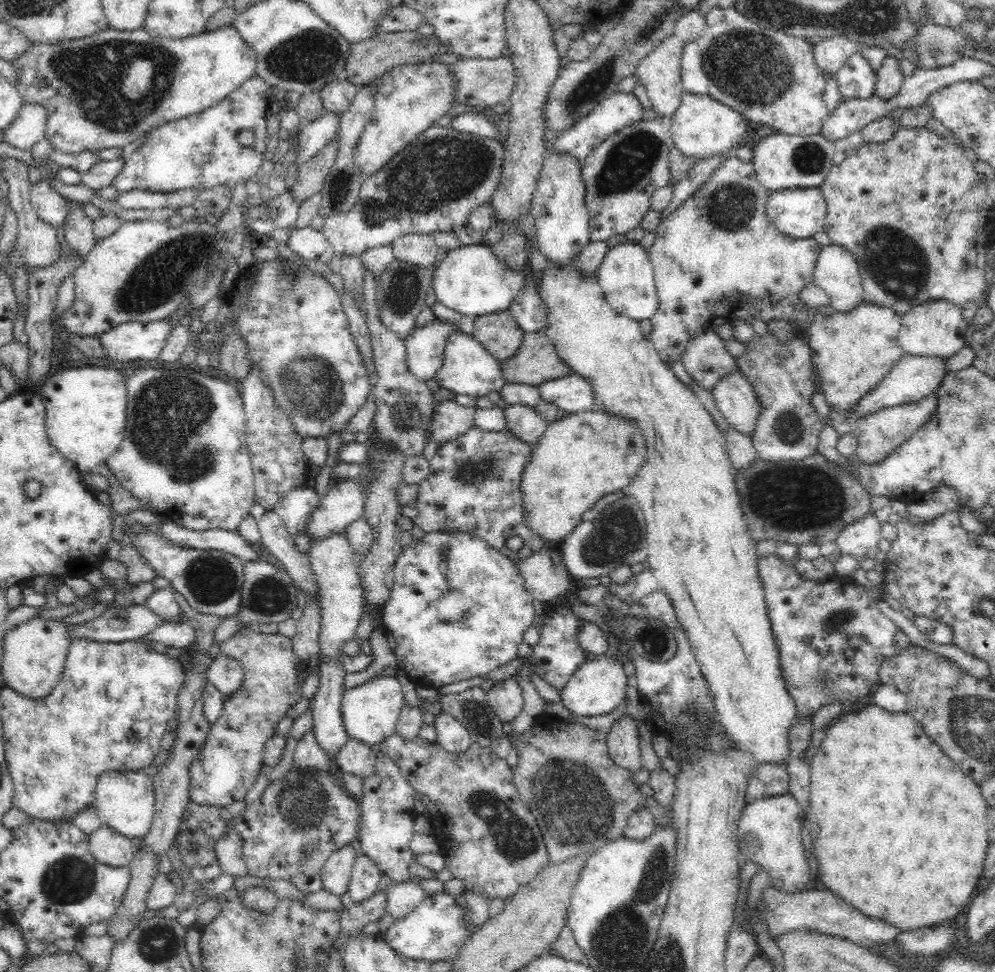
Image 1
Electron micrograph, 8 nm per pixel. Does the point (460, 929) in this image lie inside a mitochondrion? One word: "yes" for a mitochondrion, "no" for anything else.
no

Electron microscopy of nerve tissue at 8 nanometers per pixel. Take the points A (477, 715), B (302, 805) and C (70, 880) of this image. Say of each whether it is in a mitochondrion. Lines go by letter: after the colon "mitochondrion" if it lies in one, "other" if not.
A: mitochondrion
B: mitochondrion
C: mitochondrion

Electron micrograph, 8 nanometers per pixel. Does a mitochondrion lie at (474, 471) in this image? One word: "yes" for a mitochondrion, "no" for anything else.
yes

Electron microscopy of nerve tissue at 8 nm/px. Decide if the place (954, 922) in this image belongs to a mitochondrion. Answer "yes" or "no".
no

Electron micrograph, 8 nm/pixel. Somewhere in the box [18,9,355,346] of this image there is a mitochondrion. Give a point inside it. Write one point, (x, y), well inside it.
(93, 74)

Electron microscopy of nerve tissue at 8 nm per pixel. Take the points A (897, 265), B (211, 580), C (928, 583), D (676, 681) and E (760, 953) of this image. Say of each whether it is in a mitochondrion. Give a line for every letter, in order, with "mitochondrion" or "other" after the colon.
A: mitochondrion
B: mitochondrion
C: other
D: other
E: other

